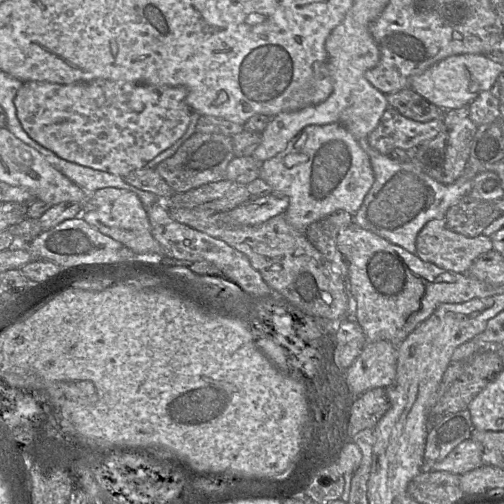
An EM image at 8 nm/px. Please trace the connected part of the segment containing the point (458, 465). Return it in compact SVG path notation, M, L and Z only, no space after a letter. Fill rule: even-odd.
M470 438L462 441L440 462L423 459L422 471L447 471L462 475L483 465L482 453L482 445Z

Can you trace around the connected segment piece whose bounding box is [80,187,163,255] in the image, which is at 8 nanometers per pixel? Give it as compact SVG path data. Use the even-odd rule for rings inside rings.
M113 187L96 190L93 194L88 196L87 203L82 206L80 217L103 235L121 243L135 253L155 253L163 255L163 248L151 234L151 227L146 210L138 196L131 191Z

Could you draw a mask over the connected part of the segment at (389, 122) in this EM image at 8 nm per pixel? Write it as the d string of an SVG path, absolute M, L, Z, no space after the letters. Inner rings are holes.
M388 107L379 124L368 136L369 145L383 155L395 149L411 151L434 139L444 127L444 119L418 122L406 118L396 109Z

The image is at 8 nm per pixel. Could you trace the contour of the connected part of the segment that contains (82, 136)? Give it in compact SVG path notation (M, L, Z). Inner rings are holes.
M95 79L92 81L80 81L72 84L57 84L45 81L26 81L17 91L14 98L17 118L28 136L51 150L57 156L70 162L77 163L82 166L90 167L96 170L108 172L121 177L128 173L146 168L146 164L154 159L164 150L171 147L178 139L180 139L187 130L193 110L186 102L187 90L182 86L153 86L132 83L118 83L107 79Z

